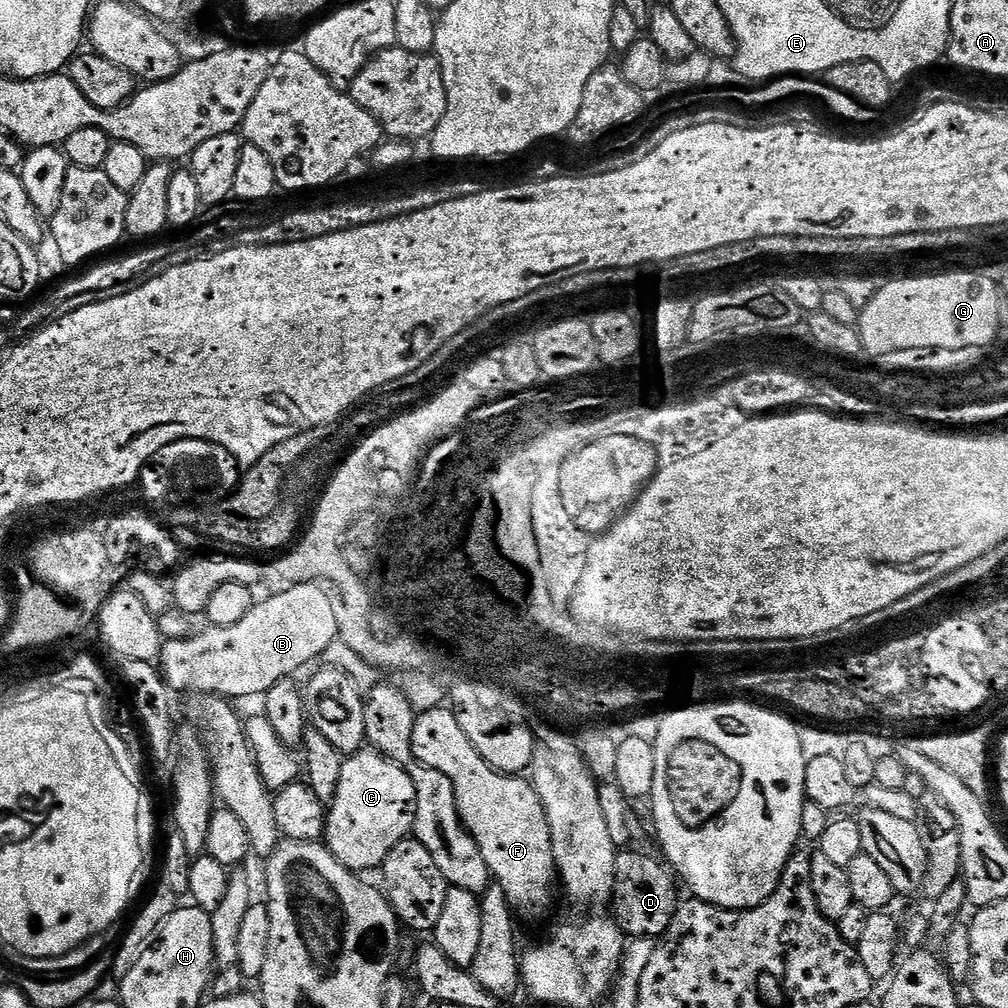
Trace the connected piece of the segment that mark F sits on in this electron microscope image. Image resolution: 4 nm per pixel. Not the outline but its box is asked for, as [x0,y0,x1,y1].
[412,706,558,920]

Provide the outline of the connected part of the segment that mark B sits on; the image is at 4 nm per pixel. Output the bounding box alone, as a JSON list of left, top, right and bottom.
[159,583,338,697]

